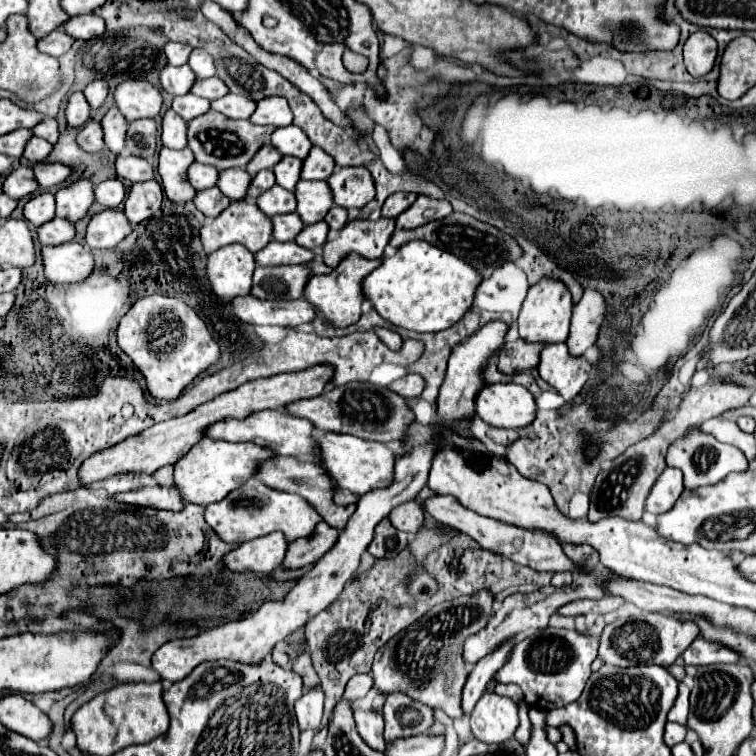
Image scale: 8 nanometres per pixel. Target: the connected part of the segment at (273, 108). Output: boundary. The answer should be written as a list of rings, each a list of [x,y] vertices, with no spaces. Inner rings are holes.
[[[275,95],[275,97],[265,97],[265,99],[257,101],[257,109],[249,117],[249,121],[255,125],[281,127],[281,125],[289,125],[293,121],[293,113],[291,113],[287,101],[283,97]]]

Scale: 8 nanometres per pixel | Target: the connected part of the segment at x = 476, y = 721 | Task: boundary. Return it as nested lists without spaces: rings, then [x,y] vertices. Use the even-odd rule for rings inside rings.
[[[485,693],[477,701],[469,721],[475,739],[483,743],[505,743],[513,739],[519,727],[517,705],[509,697]]]

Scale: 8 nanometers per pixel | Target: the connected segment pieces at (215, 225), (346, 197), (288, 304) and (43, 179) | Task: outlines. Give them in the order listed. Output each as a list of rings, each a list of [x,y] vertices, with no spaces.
[[[237,199],[237,201],[231,201],[231,205],[227,209],[223,209],[213,221],[205,223],[199,229],[199,237],[201,237],[205,253],[213,253],[219,247],[233,245],[233,243],[241,243],[247,249],[251,249],[253,253],[257,253],[271,239],[271,219],[265,213],[261,213],[261,209],[255,203],[251,203],[247,199]]]
[[[343,167],[327,179],[335,205],[365,207],[375,197],[371,173],[365,167]]]
[[[245,295],[231,299],[231,309],[239,321],[249,325],[281,325],[291,329],[315,319],[315,309],[303,299],[263,301],[253,295]]]
[[[37,163],[37,165],[33,165],[33,173],[35,173],[39,187],[47,189],[47,187],[63,183],[67,179],[67,175],[71,173],[71,169],[61,163]]]

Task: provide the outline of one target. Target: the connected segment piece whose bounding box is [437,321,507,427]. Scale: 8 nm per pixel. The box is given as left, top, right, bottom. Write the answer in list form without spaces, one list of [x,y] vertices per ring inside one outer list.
[[[491,321],[491,323],[483,325],[475,335],[467,337],[467,341],[463,341],[461,345],[457,345],[453,349],[453,353],[449,357],[447,375],[439,389],[439,397],[437,397],[437,423],[451,427],[453,421],[469,419],[475,415],[473,413],[473,397],[477,395],[477,389],[481,389],[481,385],[483,385],[481,369],[485,367],[485,363],[493,355],[493,351],[497,351],[503,345],[505,333],[507,333],[505,323]]]

